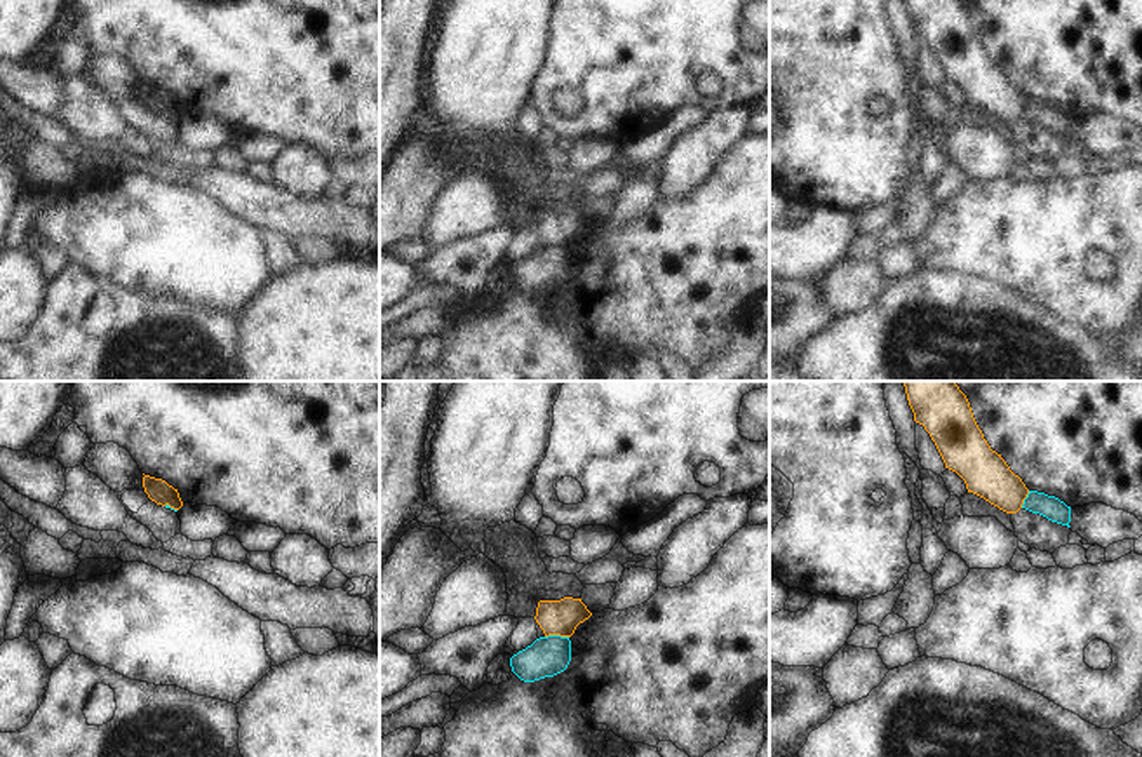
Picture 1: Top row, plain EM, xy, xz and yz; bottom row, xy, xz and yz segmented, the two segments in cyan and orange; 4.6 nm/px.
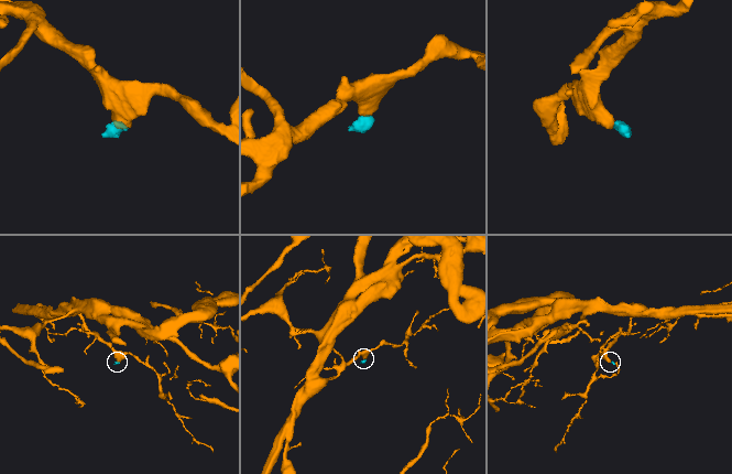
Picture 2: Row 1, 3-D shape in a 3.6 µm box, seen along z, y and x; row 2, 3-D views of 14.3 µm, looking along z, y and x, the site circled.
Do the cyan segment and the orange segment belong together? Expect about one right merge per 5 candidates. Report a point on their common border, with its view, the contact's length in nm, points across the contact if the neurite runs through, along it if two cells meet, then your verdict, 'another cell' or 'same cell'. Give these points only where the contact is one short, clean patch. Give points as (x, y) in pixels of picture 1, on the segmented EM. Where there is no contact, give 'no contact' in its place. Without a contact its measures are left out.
meets cyan in xz at (556, 636); contact 110 nm long; border along xz (568, 636), (545, 637); another cell

